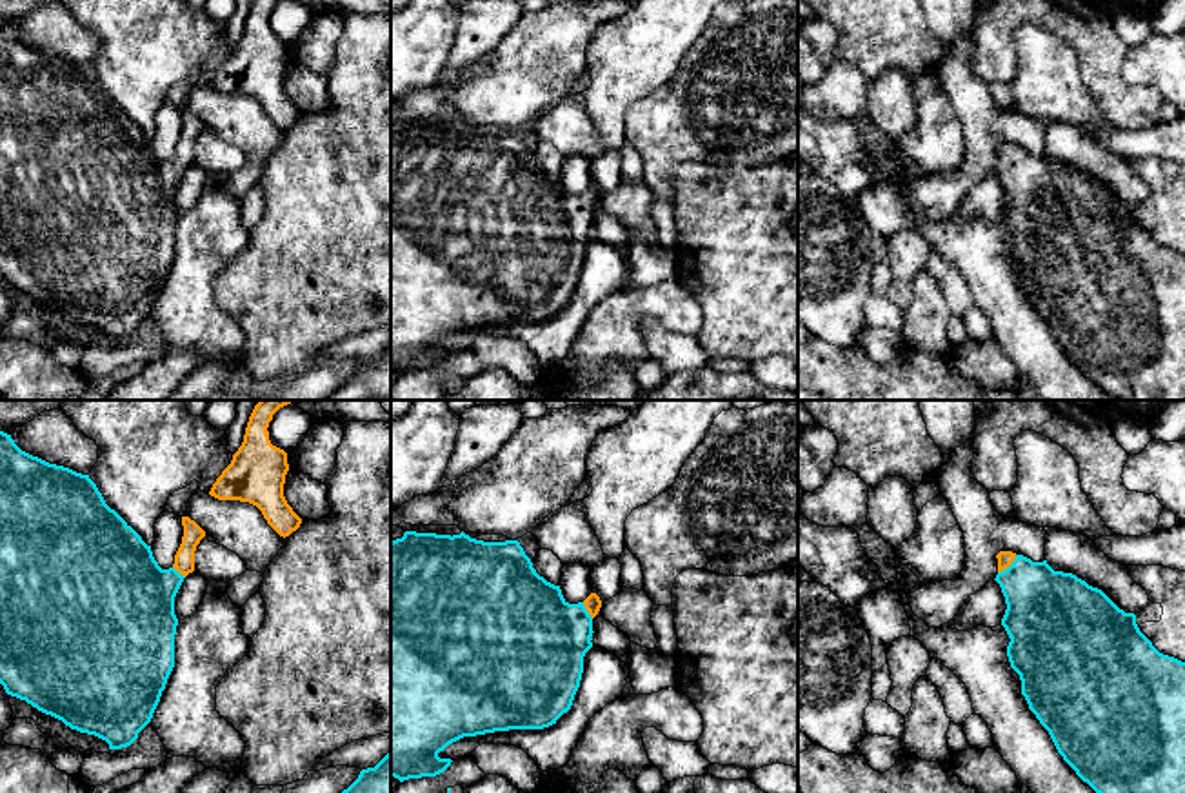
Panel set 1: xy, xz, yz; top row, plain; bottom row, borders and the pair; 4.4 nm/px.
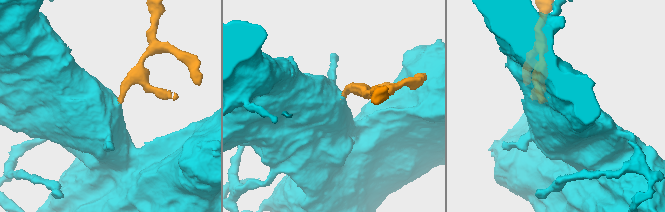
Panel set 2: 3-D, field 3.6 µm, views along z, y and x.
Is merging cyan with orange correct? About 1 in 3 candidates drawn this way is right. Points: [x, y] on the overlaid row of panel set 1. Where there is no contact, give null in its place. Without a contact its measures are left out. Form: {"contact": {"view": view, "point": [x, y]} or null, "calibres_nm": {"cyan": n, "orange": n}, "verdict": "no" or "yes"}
{"contact": {"view": "yz", "point": [1009, 566]}, "calibres_nm": {"cyan": 360, "orange": 70}, "verdict": "yes"}

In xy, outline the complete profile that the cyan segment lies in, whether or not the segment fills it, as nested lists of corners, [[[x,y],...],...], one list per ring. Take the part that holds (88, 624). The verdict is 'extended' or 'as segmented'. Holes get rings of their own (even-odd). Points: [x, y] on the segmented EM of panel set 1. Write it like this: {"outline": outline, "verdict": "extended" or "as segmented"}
{"outline": [[[0,431],[0,684],[5,693],[105,740],[109,749],[131,746],[151,722],[174,668],[174,597],[194,571],[194,551],[205,537],[189,517],[182,517],[182,526],[174,564],[162,569],[151,546],[105,504],[89,475],[33,457]]], "verdict": "extended"}

